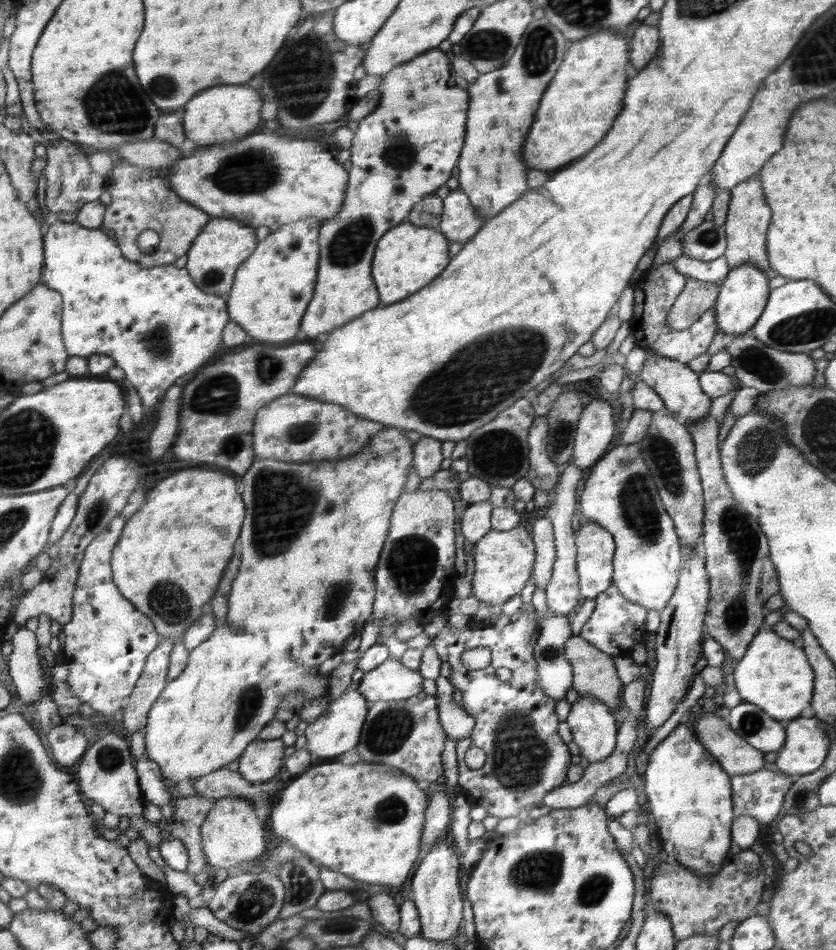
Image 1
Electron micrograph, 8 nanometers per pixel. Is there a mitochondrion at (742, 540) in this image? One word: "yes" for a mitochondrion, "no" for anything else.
yes

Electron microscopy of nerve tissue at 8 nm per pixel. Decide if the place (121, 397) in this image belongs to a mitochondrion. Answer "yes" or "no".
no

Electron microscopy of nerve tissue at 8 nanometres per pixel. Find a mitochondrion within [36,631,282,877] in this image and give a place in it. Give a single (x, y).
(245, 712)

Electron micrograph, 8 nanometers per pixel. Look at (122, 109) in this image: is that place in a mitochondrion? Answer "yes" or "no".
yes

